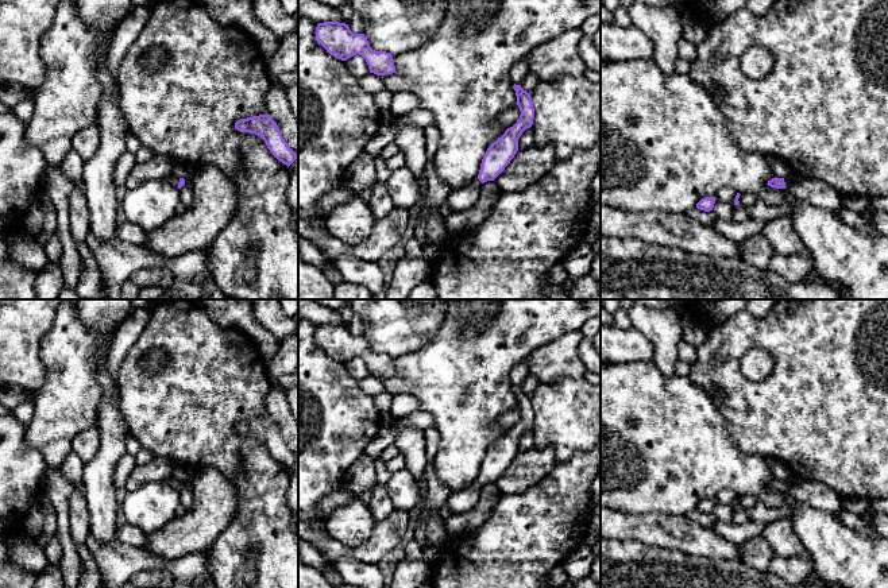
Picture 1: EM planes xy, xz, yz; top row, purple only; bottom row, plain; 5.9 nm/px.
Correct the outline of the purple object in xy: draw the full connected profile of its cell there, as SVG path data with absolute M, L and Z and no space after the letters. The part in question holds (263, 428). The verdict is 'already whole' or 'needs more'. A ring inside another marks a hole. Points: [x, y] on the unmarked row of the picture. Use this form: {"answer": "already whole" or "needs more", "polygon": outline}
{"answer": "already whole", "polygon": "M259 417L240 421L235 425L235 430L240 434L250 434L260 438L270 454L287 469L298 460L282 440L277 425L270 417Z"}

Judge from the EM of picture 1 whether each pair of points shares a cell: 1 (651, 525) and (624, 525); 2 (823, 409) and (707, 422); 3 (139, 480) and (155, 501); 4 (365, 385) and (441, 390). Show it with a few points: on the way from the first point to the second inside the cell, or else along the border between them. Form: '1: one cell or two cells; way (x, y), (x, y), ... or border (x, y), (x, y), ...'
1: one cell; way (644, 525), (630, 525)
2: two cells; border (710, 398), (721, 416), (726, 434), (740, 448)
3: two cells; border (165, 479), (143, 483), (127, 492)
4: two cells; border (378, 378), (385, 390)

